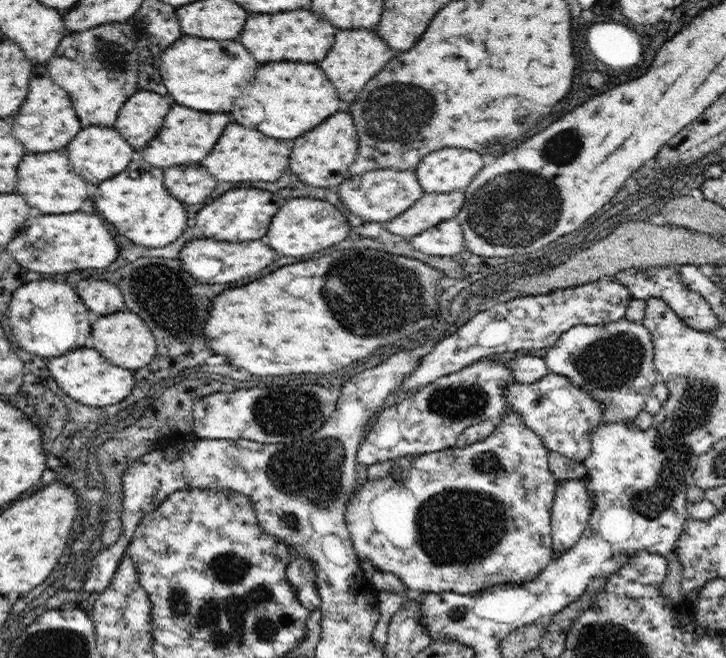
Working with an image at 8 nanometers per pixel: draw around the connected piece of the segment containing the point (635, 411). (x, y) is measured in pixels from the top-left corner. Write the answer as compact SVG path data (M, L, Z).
M626 317L616 322L603 324L600 334L598 334L598 326L578 325L563 332L554 346L547 349L546 356L543 358L549 372L567 377L570 383L580 387L584 393L591 394L592 398L604 407L600 424L624 422L635 425L635 419L645 411L646 397L659 380L651 338L650 331L643 323L632 322Z

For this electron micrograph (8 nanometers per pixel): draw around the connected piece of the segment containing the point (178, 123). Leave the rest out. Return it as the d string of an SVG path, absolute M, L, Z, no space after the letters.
M174 106L164 118L160 134L152 138L150 146L140 150L140 156L142 160L156 168L172 168L178 164L200 162L202 158L206 158L206 154L210 154L212 146L218 142L228 122L230 122L228 114L204 114L198 110L188 110L186 106Z

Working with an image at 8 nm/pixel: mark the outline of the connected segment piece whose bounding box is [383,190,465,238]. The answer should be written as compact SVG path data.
M452 190L449 193L429 193L423 195L404 213L384 224L392 234L405 238L455 218L464 204L464 191Z

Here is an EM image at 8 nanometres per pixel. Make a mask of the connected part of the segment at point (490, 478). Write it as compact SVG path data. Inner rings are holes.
M506 412L495 426L495 429L484 440L477 440L464 448L448 447L436 452L417 455L410 466L396 476L372 479L350 498L345 512L345 523L354 545L355 553L360 561L370 561L375 567L384 572L396 575L401 583L415 594L439 593L451 590L456 594L476 594L481 590L496 585L511 585L530 582L543 572L553 558L553 544L551 539L551 506L556 496L559 481L548 467L548 452L542 439L528 427L515 412Z

